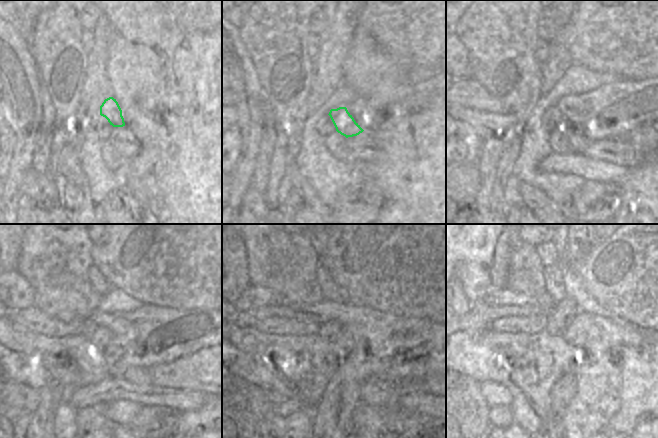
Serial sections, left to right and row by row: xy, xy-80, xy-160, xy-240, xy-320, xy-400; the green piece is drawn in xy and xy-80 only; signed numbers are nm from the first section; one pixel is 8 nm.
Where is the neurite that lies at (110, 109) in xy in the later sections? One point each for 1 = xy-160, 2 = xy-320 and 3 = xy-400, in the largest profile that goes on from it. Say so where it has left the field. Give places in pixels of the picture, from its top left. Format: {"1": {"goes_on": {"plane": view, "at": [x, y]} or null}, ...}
{"1": {"goes_on": {"plane": "xy-160", "at": [579, 143]}}, "2": {"goes_on": {"plane": "xy-320", "at": [375, 392]}}, "3": {"goes_on": {"plane": "xy-400", "at": [609, 404]}}}

